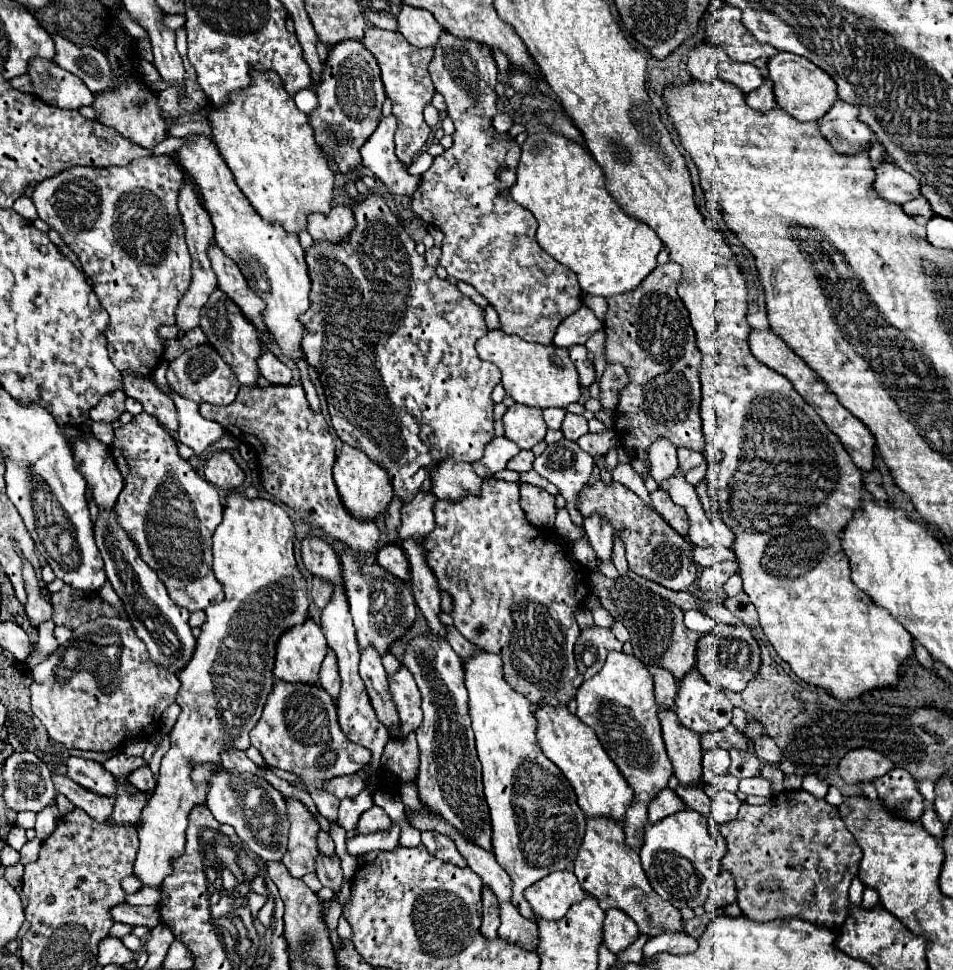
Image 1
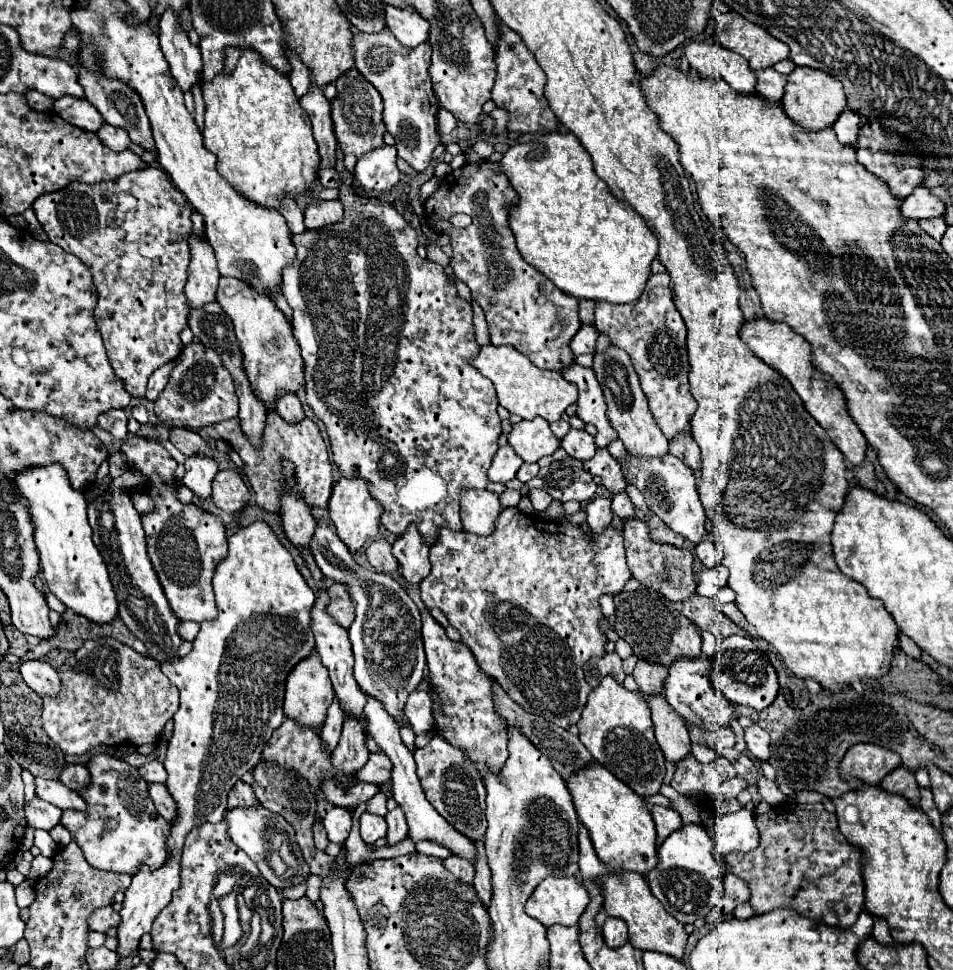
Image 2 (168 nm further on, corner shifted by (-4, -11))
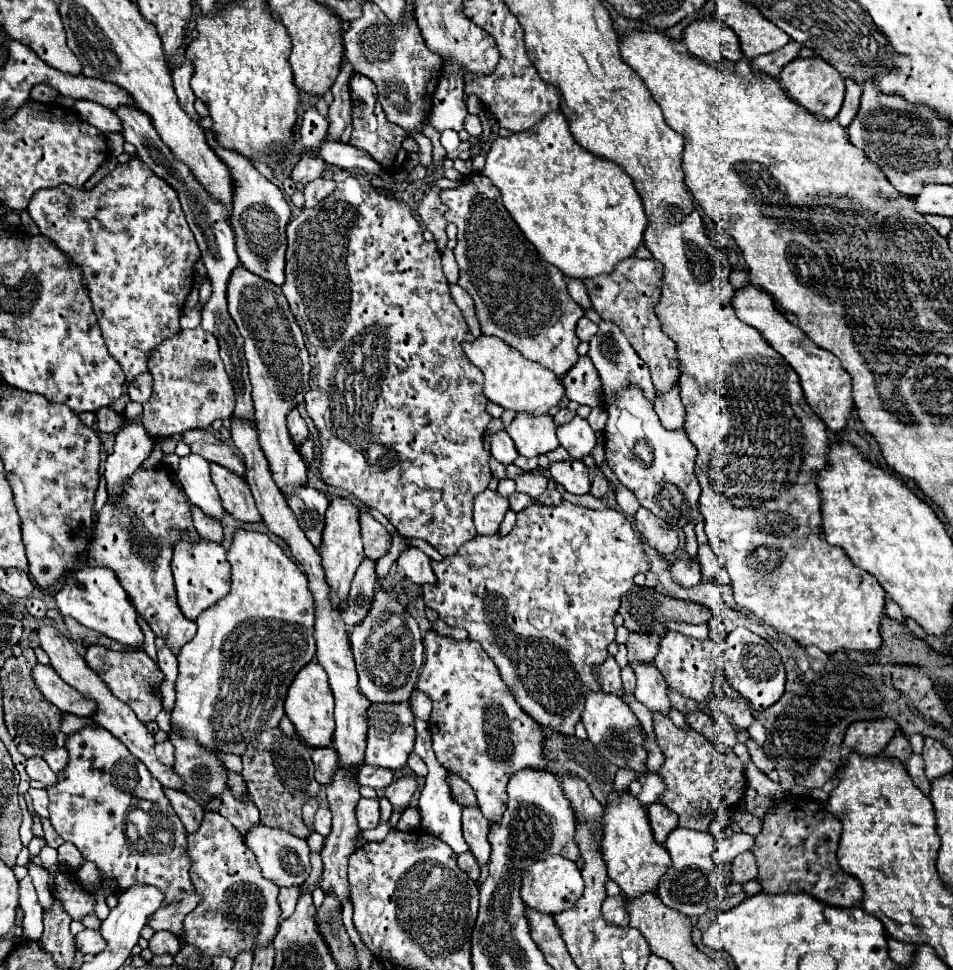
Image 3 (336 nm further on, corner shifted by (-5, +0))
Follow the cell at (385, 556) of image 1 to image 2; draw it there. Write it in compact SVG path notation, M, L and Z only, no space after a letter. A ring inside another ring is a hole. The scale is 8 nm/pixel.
M377 540L367 548L367 560L377 572L391 574L391 572L399 570L399 562L395 560L395 556L391 552L391 544L385 540Z

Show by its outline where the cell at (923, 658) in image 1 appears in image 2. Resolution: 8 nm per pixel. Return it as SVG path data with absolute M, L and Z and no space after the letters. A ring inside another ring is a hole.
M901 634L901 642L899 642L899 648L905 652L905 654L909 654L909 656L913 656L915 660L921 660L921 648L909 638L909 636L905 636L905 634Z

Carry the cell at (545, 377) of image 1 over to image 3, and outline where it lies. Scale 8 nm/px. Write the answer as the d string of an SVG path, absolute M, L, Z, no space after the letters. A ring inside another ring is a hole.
M480 335L472 343L462 343L462 349L472 365L476 365L484 373L484 395L488 401L500 405L502 409L512 409L516 413L530 413L530 415L544 415L550 407L558 405L564 397L564 387L560 379L550 373L550 369L532 363L516 349L510 349L504 341L496 337Z

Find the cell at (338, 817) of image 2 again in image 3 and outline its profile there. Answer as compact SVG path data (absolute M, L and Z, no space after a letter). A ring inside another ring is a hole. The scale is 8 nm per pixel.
M318 809L314 815L314 831L320 833L322 837L326 837L332 829L332 813L330 809Z

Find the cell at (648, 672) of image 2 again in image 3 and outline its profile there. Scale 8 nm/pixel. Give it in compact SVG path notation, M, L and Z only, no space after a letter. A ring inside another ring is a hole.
M630 633L626 641L628 661L652 663L658 653L658 643L660 643L660 635L656 633Z

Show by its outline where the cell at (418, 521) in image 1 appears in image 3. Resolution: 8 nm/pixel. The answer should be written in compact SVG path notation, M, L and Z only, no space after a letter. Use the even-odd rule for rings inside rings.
M410 547L402 551L396 565L398 565L398 573L410 583L416 583L416 585L436 583L436 575L432 573L432 567L430 567L430 557L424 555L418 547Z

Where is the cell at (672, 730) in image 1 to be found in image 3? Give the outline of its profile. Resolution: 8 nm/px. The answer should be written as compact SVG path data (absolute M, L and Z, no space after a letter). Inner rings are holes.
M630 661L628 663L632 669L634 669L634 675L636 675L636 699L646 705L648 709L652 711L658 711L662 715L668 715L668 709L670 709L670 699L666 695L666 681L662 677L662 673L656 669L656 665L642 665L642 663L634 663Z

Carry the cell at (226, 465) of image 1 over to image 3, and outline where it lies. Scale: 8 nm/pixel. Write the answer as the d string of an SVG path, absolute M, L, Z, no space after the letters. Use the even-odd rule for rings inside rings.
M216 463L210 465L210 477L220 493L224 509L234 519L244 521L244 523L262 521L262 517L254 505L254 497L248 489L248 483L242 477L230 473L226 467L216 465Z

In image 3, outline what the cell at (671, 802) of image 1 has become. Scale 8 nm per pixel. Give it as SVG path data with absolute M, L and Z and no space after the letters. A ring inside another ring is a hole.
M652 803L648 805L646 809L648 813L648 821L650 821L650 827L652 827L652 835L654 835L654 841L658 845L662 845L668 837L668 833L672 829L676 829L676 823L678 823L678 817L676 813L672 813L668 807L664 807L662 803Z

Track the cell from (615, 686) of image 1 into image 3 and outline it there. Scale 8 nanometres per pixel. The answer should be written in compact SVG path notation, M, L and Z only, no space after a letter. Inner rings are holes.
M596 691L596 693L590 693L586 697L586 707L584 707L584 713L582 713L582 723L588 731L588 739L594 743L594 747L614 765L618 767L630 767L634 769L638 775L646 773L646 767L644 767L644 761L646 761L646 749L642 747L644 745L644 737L640 735L640 721L636 719L636 715L632 713L632 709L618 697L618 695L606 695L602 691Z

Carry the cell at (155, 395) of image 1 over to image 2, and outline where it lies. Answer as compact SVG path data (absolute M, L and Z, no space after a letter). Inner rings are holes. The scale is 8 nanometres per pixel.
M169 428L169 440L185 456L193 456L193 454L199 454L199 452L207 454L207 456L213 456L207 442L197 432L193 432L189 428Z

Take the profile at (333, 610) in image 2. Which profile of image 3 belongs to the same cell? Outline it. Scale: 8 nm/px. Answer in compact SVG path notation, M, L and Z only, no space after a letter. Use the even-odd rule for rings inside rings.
M364 559L354 575L354 581L352 581L352 587L350 587L350 595L348 595L348 609L344 609L342 613L342 619L346 623L348 629L352 629L354 625L358 625L370 605L372 605L372 597L376 595L376 573L374 573L374 567L376 563L372 559Z

